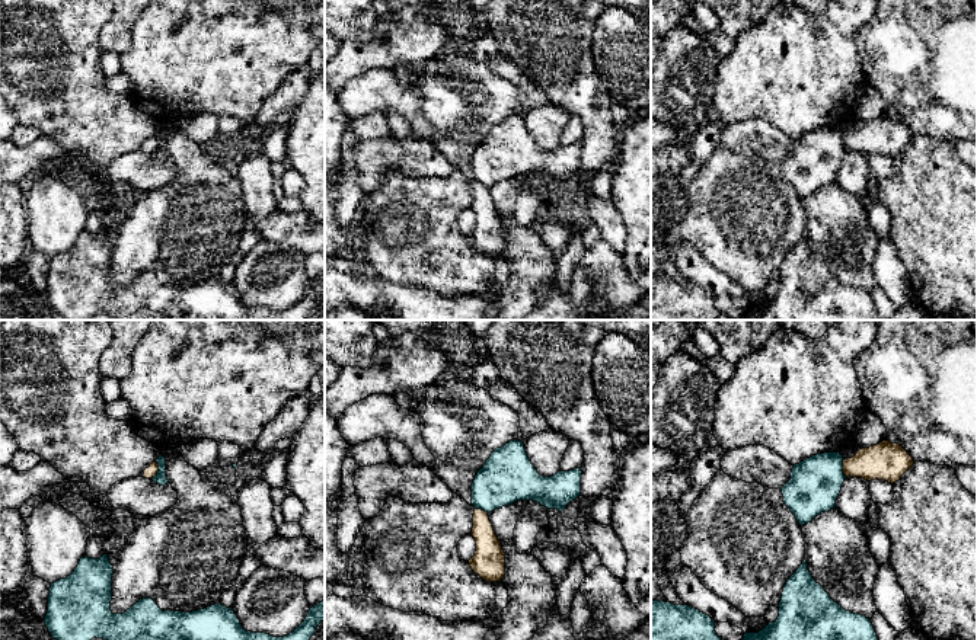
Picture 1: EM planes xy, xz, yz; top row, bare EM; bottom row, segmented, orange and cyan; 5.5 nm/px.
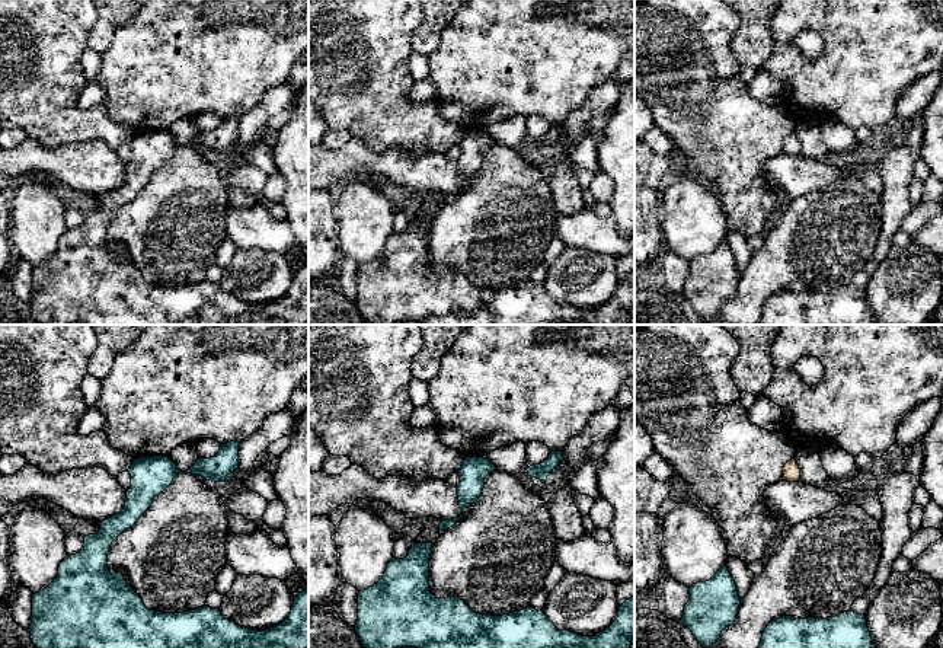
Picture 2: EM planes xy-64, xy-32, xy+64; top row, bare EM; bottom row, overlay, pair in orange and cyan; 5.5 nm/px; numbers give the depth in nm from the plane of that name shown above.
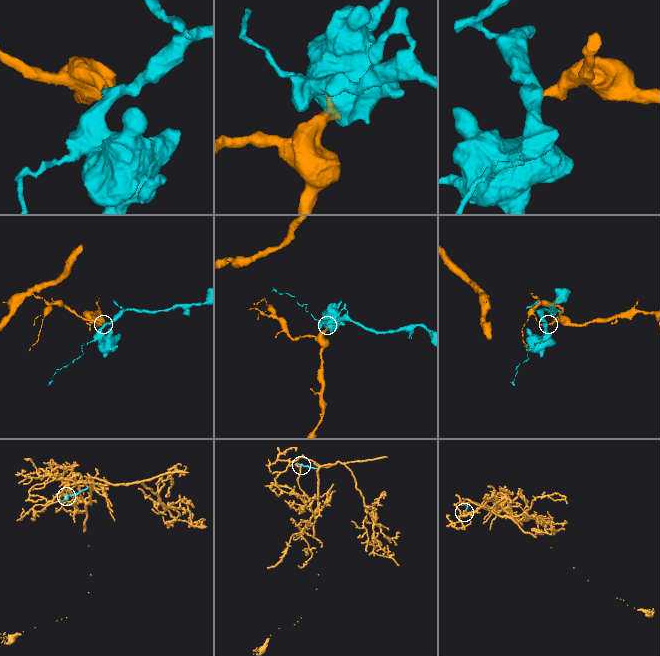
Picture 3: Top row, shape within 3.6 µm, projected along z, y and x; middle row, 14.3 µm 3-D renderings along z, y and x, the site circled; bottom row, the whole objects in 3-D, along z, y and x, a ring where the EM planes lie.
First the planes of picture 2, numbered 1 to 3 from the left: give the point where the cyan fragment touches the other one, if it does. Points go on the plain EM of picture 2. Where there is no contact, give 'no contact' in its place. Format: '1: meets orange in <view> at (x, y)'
1: no contact
2: meets orange in xy-32 at (459, 152)
3: no contact

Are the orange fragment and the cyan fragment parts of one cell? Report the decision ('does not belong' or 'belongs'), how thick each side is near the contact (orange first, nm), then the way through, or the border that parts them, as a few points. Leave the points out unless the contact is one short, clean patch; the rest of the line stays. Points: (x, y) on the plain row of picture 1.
does not belong; 60 nm thick on the orange side, 70 nm on the other; border along xy (156, 136), (157, 146), (152, 153)

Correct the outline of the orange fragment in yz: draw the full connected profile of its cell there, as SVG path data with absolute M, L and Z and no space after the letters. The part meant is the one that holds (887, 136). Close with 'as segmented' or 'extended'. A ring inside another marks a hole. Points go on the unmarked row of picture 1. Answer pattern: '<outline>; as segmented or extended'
M882 115L874 121L859 124L852 132L843 134L846 151L861 151L868 156L898 156L913 141L911 129L900 119Z; as segmented

